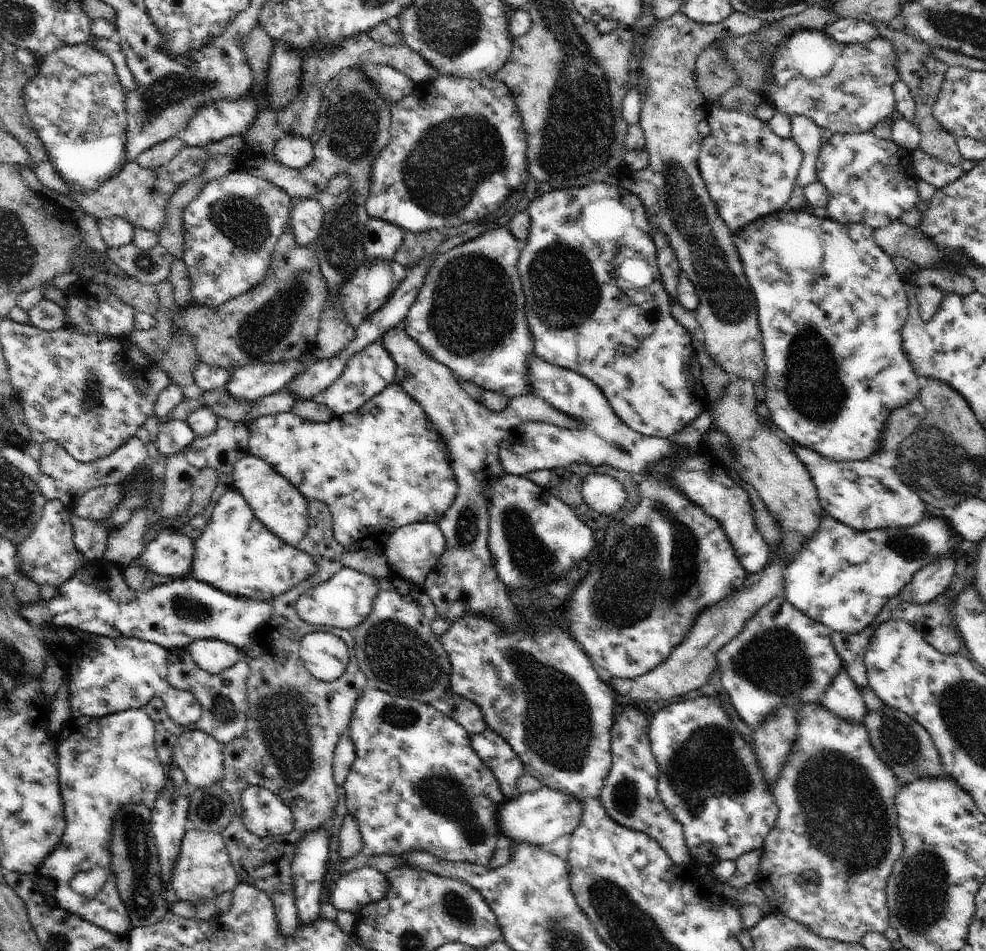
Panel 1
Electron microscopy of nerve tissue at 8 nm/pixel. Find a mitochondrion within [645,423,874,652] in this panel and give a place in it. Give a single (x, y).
(685, 538)

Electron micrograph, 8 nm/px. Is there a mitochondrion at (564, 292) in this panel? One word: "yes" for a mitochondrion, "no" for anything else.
yes

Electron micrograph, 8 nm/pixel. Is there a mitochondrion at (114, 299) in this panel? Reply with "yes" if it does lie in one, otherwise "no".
no

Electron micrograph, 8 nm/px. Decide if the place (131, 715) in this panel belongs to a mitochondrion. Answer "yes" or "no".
no

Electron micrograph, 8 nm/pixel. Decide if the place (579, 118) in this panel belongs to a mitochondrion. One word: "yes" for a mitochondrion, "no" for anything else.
yes

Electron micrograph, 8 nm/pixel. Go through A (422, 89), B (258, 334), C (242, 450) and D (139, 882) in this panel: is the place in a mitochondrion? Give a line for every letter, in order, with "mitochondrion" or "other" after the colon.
A: other
B: mitochondrion
C: other
D: mitochondrion

